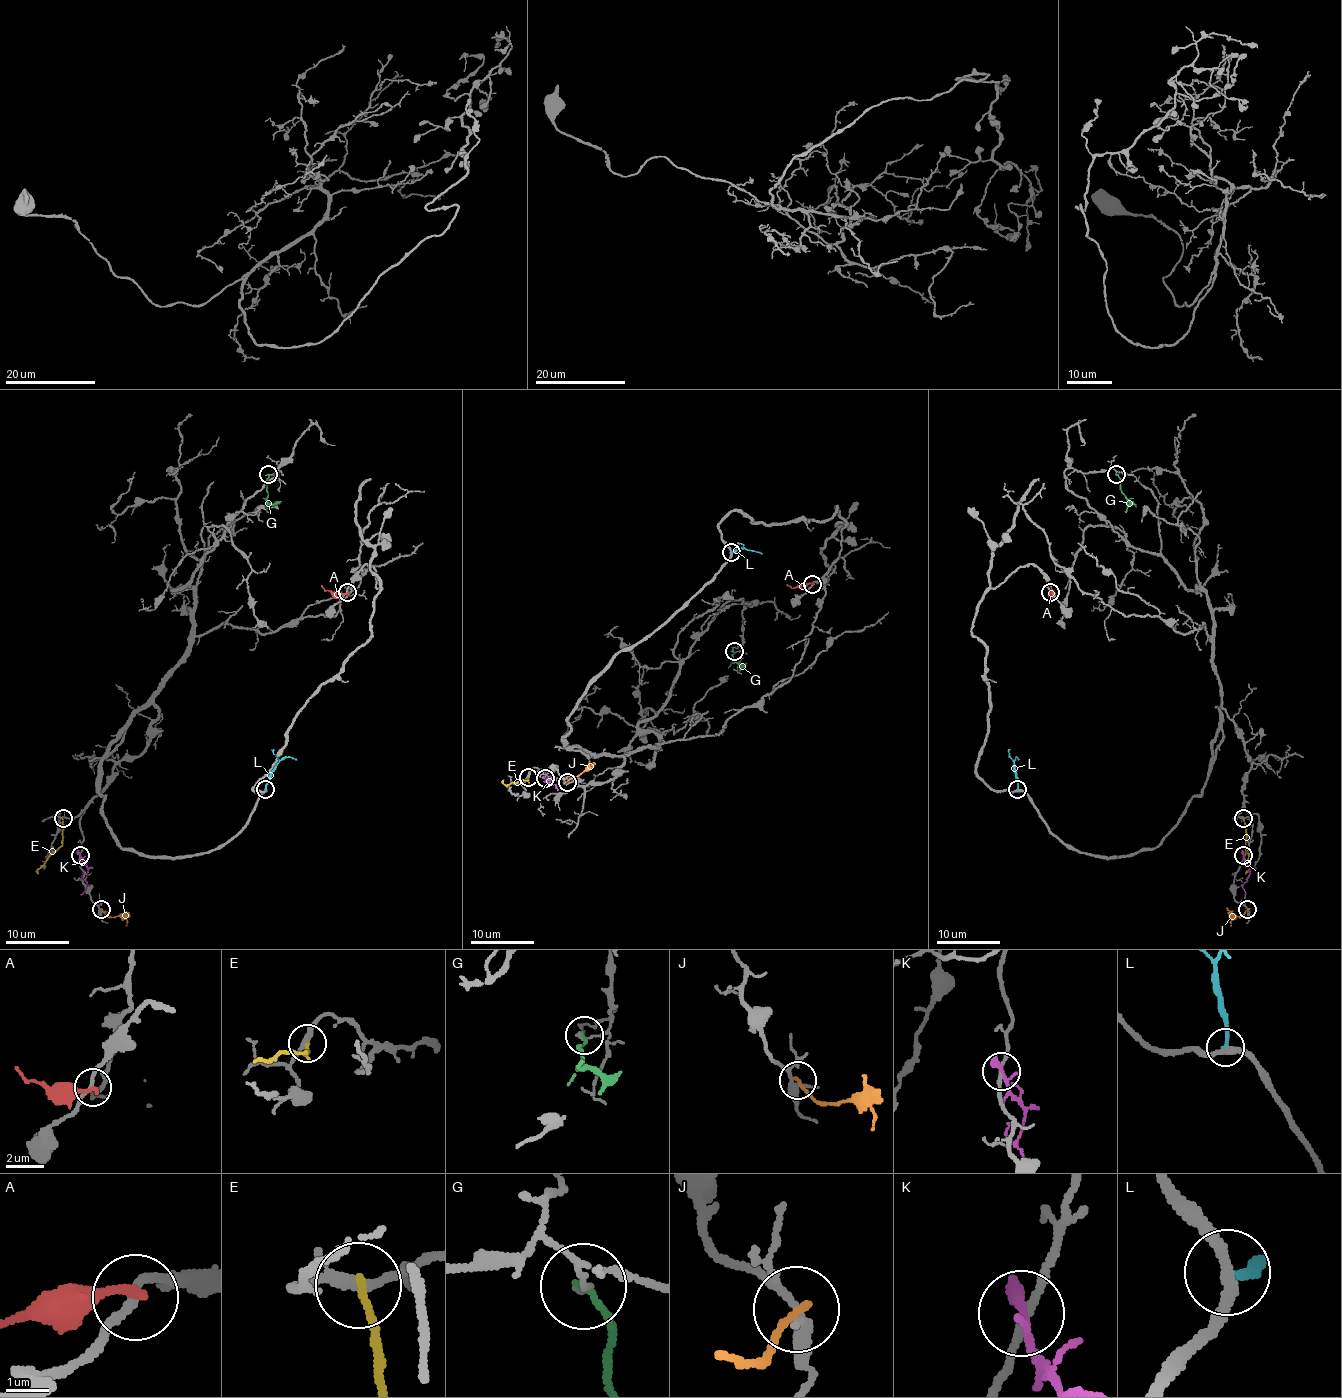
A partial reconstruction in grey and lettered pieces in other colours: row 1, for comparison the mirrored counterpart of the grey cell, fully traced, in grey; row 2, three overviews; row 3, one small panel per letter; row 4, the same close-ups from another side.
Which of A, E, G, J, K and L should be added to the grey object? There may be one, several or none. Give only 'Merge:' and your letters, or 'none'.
Merge: none

